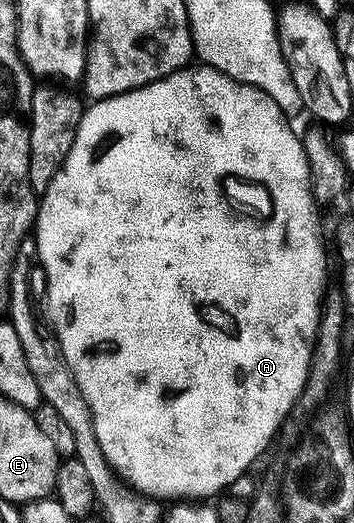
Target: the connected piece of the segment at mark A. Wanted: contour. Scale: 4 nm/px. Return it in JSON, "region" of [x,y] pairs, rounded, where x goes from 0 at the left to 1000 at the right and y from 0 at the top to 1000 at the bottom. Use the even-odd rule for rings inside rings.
{"region":[[[528,122],[508,134],[492,134],[466,149],[444,149],[412,164],[364,172],[359,180],[322,180],[311,187],[280,187],[263,199],[240,205],[232,228],[215,252],[215,268],[203,268],[203,283],[186,300],[186,312],[158,329],[141,358],[113,375],[107,413],[102,419],[102,449],[107,447],[107,493],[119,499],[119,516],[130,522],[130,600],[153,621],[150,644],[164,648],[181,688],[237,757],[254,782],[260,811],[271,826],[271,841],[282,841],[282,857],[299,874],[299,887],[322,901],[336,916],[359,922],[370,939],[410,948],[424,956],[593,956],[602,945],[647,939],[669,912],[692,908],[703,891],[766,859],[785,832],[785,822],[805,805],[808,793],[845,774],[842,759],[853,761],[867,723],[876,711],[876,690],[884,685],[890,642],[898,635],[898,616],[910,604],[912,568],[927,554],[921,543],[921,478],[910,472],[910,455],[887,447],[898,440],[901,396],[887,384],[887,358],[876,346],[876,315],[853,281],[850,262],[819,243],[797,203],[760,180],[740,172],[737,163],[681,157],[605,126],[579,122]]]}

